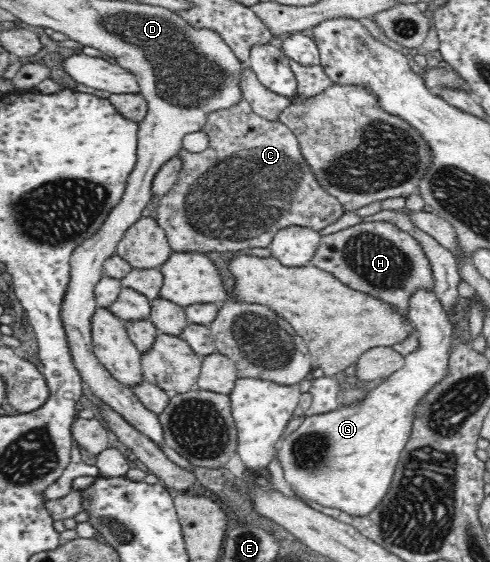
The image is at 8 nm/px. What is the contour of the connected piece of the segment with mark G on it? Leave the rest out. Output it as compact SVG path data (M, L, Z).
M415 289L407 311L420 346L404 356L401 369L374 387L361 403L306 416L297 429L276 441L273 458L279 461L283 477L296 493L361 517L371 513L389 491L399 455L411 435L415 407L445 377L452 345L453 326L433 289Z

